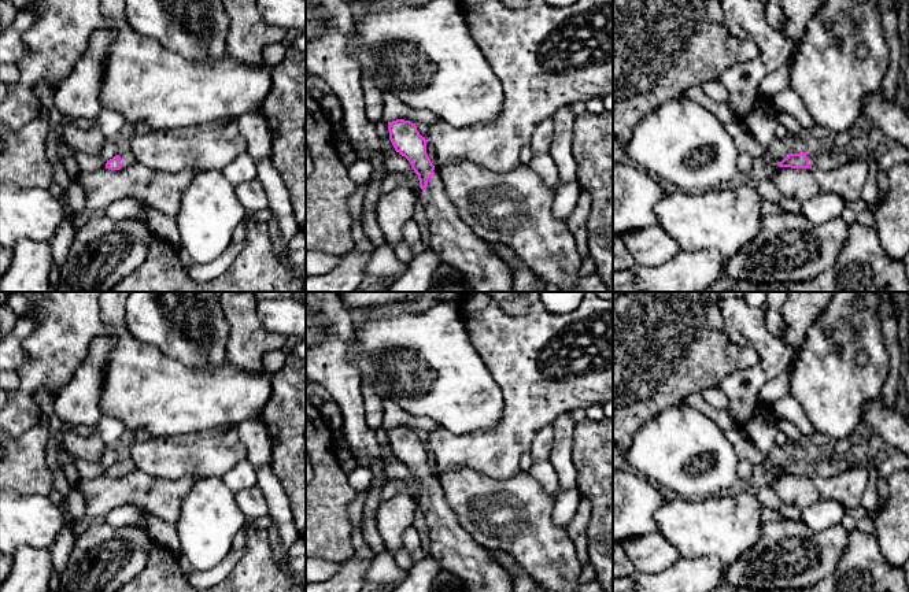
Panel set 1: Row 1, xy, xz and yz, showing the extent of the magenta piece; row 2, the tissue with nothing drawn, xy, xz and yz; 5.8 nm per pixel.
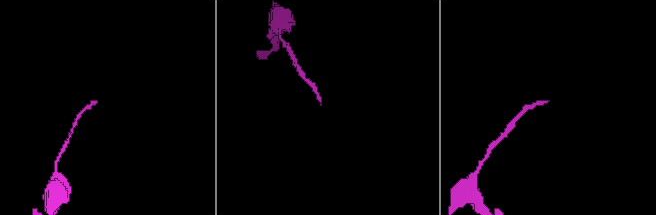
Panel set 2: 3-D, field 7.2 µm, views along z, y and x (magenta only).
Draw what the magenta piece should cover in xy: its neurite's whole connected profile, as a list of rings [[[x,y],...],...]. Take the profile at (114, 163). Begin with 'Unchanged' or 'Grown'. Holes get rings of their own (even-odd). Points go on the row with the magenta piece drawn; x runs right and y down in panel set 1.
Grown. [[[122,148],[117,156],[107,160],[106,167],[110,170],[126,169],[137,163],[133,153],[128,148]]]

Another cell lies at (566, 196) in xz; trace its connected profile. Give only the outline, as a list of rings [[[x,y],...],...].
[[[577,180],[559,185],[554,196],[553,215],[559,221],[566,222],[568,217],[574,210],[581,192],[583,188]]]

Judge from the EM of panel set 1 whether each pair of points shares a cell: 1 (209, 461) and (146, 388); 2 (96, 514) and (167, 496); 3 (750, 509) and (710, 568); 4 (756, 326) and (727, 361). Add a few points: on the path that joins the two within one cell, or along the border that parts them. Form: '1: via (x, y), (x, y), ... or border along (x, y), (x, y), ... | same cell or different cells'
1: border along (217, 426), (154, 437) | different cells
2: via (114, 496), (150, 496) | same cell
3: border along (683, 558), (716, 557), (727, 565) | different cells
4: border along (721, 319), (732, 343), (757, 354), (754, 366) | different cells

